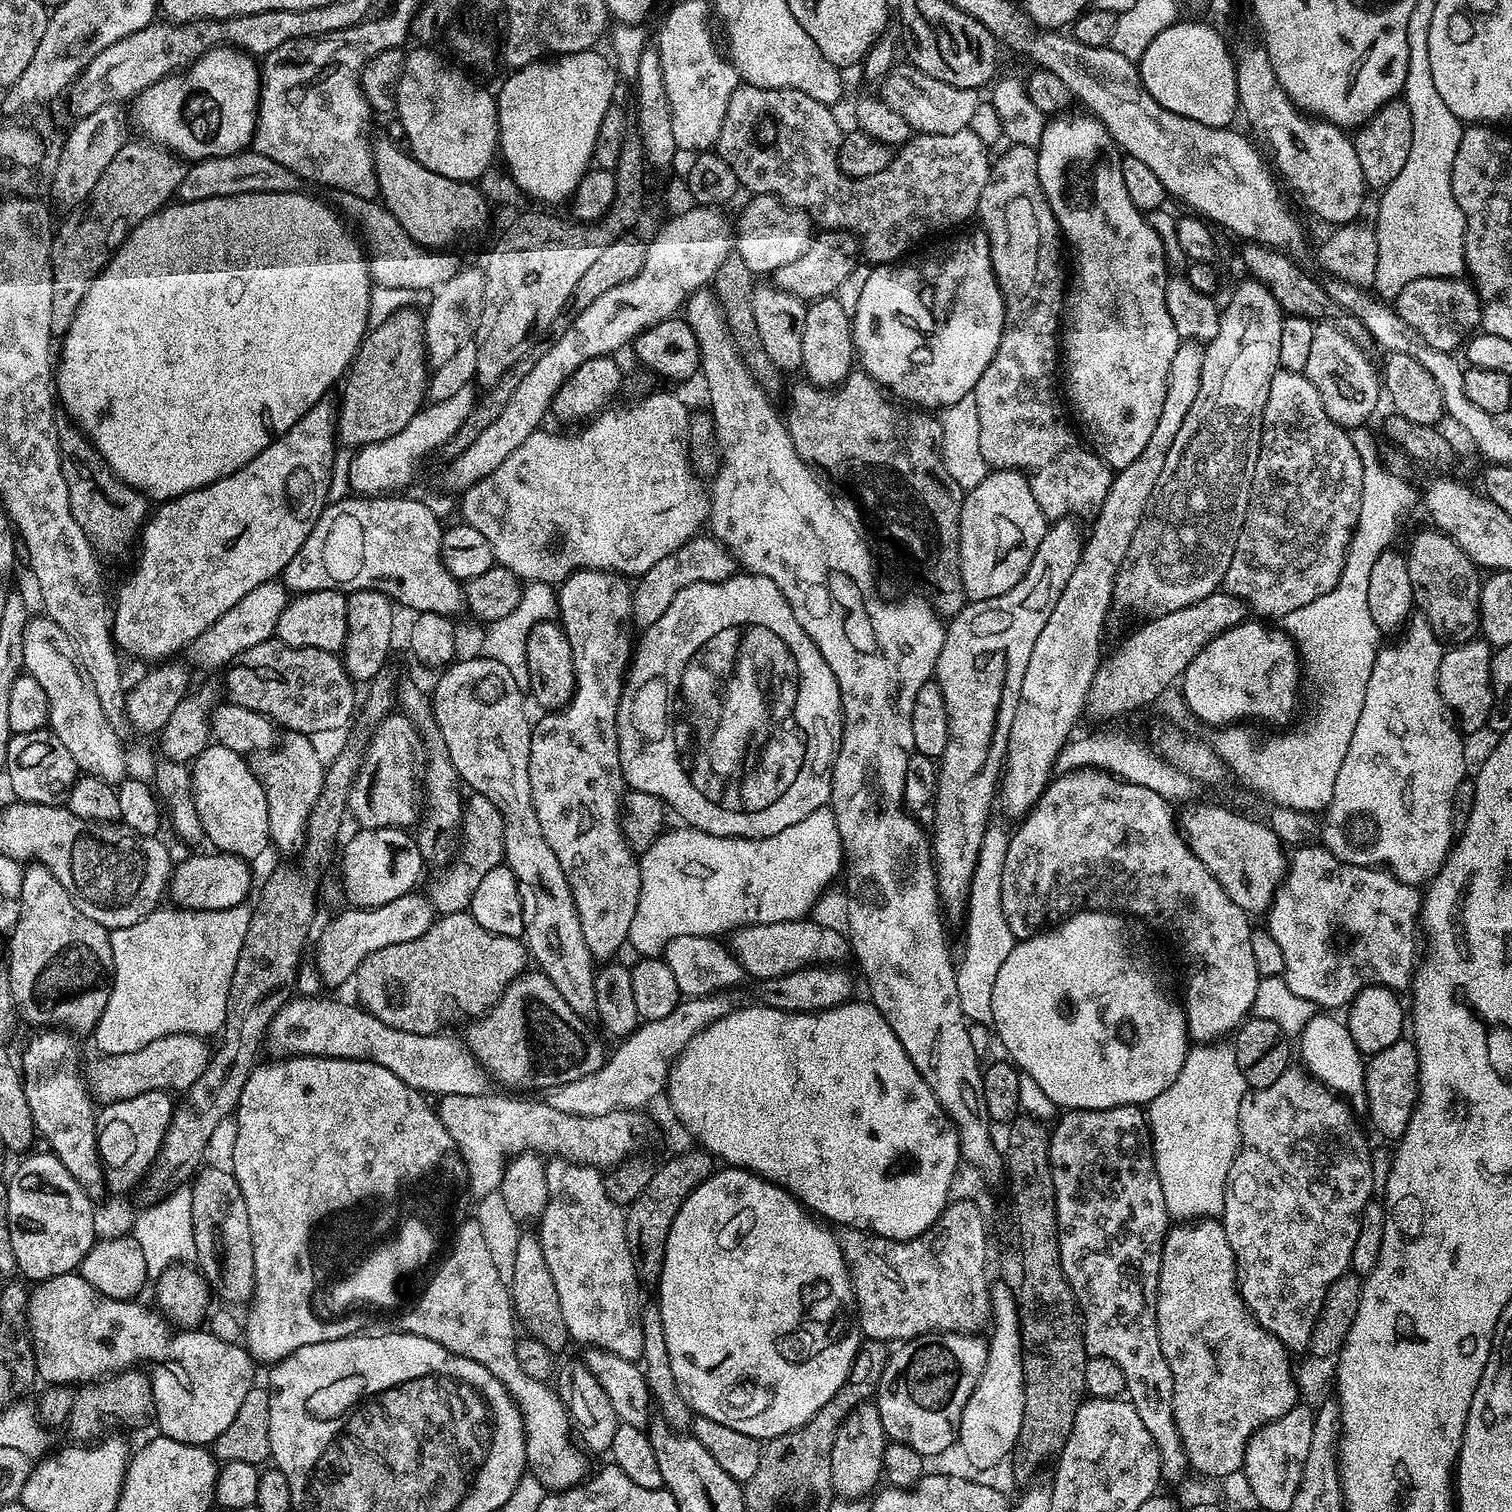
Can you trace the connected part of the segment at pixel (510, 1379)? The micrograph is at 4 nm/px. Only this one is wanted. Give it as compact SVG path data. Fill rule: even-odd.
M469 1218L461 1228L459 1225L455 1229L448 1257L442 1262L442 1266L430 1282L430 1286L426 1288L426 1294L422 1294L421 1308L416 1312L410 1311L410 1314L406 1314L402 1328L403 1331L415 1336L430 1338L434 1342L438 1342L438 1346L478 1362L478 1366L486 1366L486 1370L490 1370L490 1374L494 1374L494 1378L498 1378L498 1382L502 1382L502 1386L506 1386L506 1390L511 1394L513 1402L519 1406L524 1419L527 1471L539 1478L544 1483L545 1489L573 1488L589 1475L589 1457L577 1447L570 1435L568 1407L561 1400L559 1391L551 1383L543 1384L530 1378L518 1362L516 1357L517 1312L512 1305L512 1295L509 1289L502 1284L501 1276L498 1274L492 1248L487 1245L487 1240L483 1236L483 1226L477 1219Z

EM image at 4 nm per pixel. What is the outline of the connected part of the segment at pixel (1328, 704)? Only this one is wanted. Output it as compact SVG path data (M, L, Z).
M1361 426L1351 429L1349 436L1354 448L1362 459L1362 501L1358 510L1356 529L1348 543L1346 562L1342 570L1342 578L1330 594L1322 594L1322 598L1314 598L1314 602L1306 602L1306 606L1298 606L1298 610L1290 610L1282 618L1282 627L1288 637L1296 643L1301 661L1316 675L1320 683L1320 697L1316 700L1316 717L1309 728L1300 728L1297 732L1284 733L1276 730L1273 736L1263 736L1255 732L1252 726L1224 726L1214 739L1214 747L1225 769L1232 772L1248 788L1253 788L1260 796L1269 800L1269 805L1277 808L1293 808L1313 814L1327 809L1330 798L1334 798L1334 781L1338 779L1338 769L1342 767L1342 758L1346 758L1346 750L1350 750L1350 738L1354 738L1354 726L1358 726L1358 718L1362 714L1362 706L1366 706L1366 682L1370 682L1370 674L1374 670L1376 653L1382 647L1380 627L1370 618L1370 606L1366 599L1370 570L1378 554L1393 547L1392 539L1396 536L1396 527L1407 510L1412 494L1408 483L1398 475L1382 466L1378 452L1378 444L1369 431Z

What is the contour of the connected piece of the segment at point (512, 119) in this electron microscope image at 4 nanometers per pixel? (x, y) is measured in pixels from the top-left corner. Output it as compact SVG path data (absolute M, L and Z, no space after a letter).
M600 50L575 52L569 56L541 58L535 64L509 71L500 93L495 93L496 123L498 125L498 152L508 163L506 172L512 177L525 197L541 200L544 204L560 204L571 201L576 187L590 171L596 155L598 130L606 110L613 107L612 95L618 83L617 69L613 61Z

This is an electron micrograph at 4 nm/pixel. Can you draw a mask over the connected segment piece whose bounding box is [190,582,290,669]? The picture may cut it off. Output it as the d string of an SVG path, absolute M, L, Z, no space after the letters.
M269 582L262 586L254 586L242 602L234 602L214 626L210 626L197 640L190 645L191 663L201 664L204 668L220 668L232 663L238 654L250 650L250 646L258 646L258 642L273 639L278 626L278 618L282 618L282 610L290 599L290 593L283 583Z

